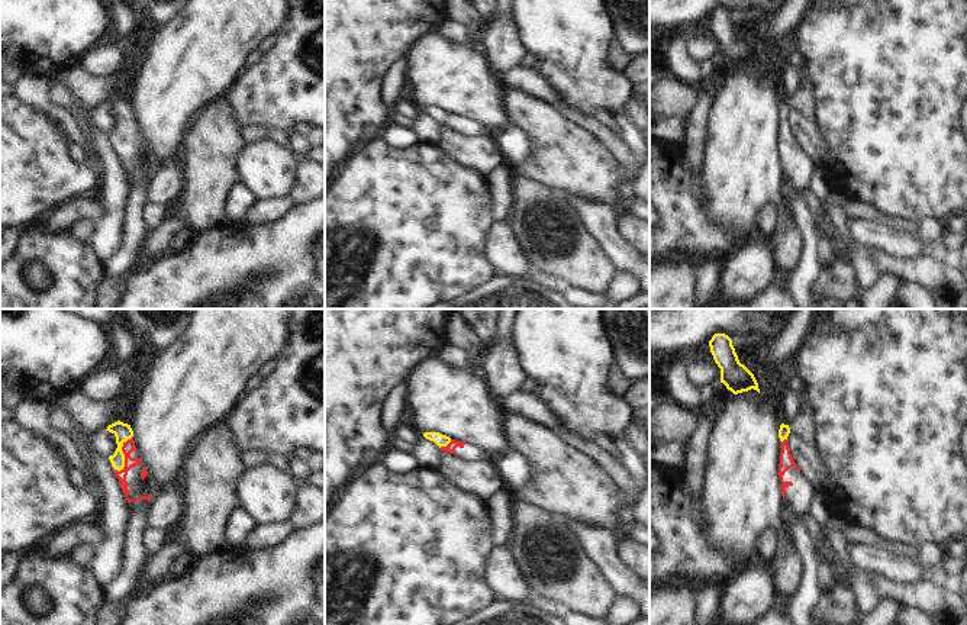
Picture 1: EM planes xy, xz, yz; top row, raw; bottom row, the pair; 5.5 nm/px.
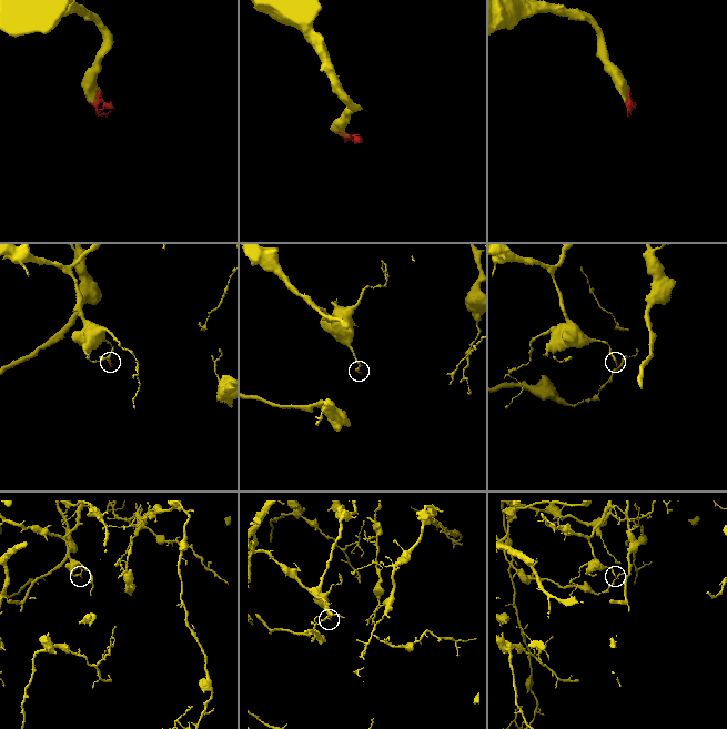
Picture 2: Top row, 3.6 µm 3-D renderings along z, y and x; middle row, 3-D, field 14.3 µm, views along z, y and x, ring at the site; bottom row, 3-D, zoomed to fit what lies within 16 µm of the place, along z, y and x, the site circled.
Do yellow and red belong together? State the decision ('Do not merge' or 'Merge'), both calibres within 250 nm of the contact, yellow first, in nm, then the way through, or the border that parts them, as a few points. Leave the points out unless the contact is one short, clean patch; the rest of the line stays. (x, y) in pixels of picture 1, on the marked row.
Merge. Thickness 100 nm (yellow) against 70 nm. Path across: xy (122, 431), (123, 454), (128, 447)

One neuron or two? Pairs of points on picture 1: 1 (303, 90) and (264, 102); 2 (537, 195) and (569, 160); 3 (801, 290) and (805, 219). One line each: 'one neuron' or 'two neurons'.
1: one neuron
2: two neurons
3: one neuron

